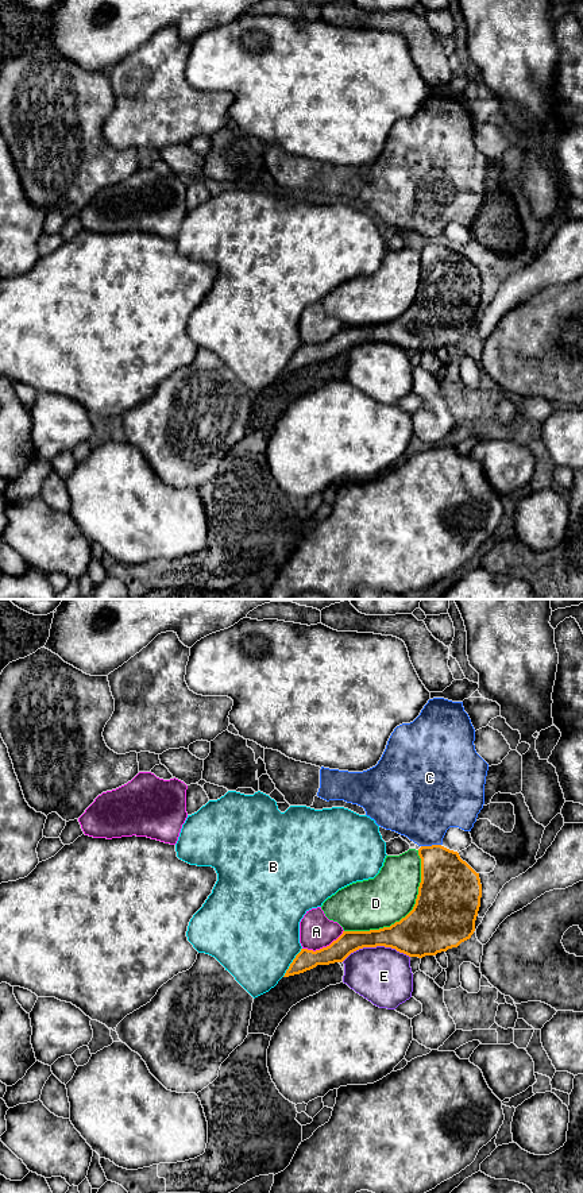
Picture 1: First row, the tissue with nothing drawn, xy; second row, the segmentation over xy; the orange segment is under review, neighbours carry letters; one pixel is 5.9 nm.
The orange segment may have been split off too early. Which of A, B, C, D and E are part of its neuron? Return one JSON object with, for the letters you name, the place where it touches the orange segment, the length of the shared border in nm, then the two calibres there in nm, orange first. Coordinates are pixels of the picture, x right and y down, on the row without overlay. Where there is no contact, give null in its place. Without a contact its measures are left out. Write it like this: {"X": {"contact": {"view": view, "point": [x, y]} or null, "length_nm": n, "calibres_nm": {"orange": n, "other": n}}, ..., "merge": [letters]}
{"merge": []}

